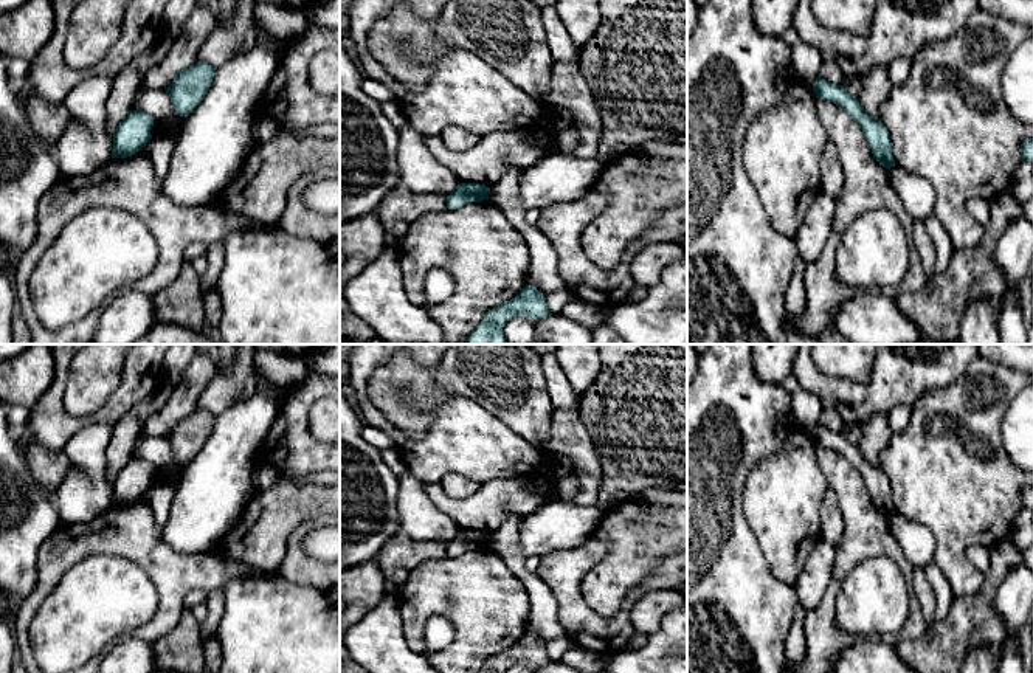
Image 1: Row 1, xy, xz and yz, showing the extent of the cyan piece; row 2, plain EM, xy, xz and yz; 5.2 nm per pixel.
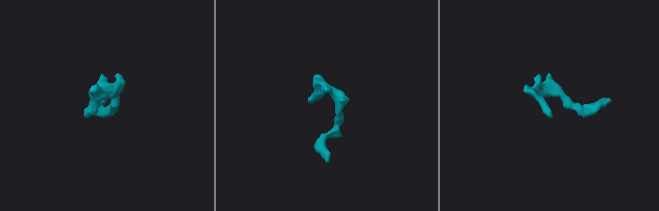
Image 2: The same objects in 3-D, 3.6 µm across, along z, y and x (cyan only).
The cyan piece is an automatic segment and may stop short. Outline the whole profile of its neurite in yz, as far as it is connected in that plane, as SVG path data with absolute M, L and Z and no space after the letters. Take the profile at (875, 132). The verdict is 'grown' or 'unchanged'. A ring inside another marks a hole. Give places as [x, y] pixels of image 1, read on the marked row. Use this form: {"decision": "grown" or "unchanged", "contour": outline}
{"decision": "unchanged", "contour": "M817 78L813 91L816 98L830 101L842 107L861 127L873 158L886 169L893 167L897 163L892 155L892 143L886 126L881 119L869 116L842 85L833 85L824 78Z"}

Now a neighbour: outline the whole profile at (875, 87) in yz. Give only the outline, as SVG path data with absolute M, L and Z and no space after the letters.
M875 67L862 76L861 93L858 95L858 102L861 109L873 118L881 118L881 105L887 99L892 90L892 82L887 74L887 67Z

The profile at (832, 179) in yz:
M827 141L819 161L821 192L836 198L844 185L844 174L838 161L836 147Z

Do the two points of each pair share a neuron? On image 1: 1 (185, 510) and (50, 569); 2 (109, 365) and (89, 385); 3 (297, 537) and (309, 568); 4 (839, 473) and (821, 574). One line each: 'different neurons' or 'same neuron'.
1: different neurons
2: same neuron
3: same neuron
4: different neurons

